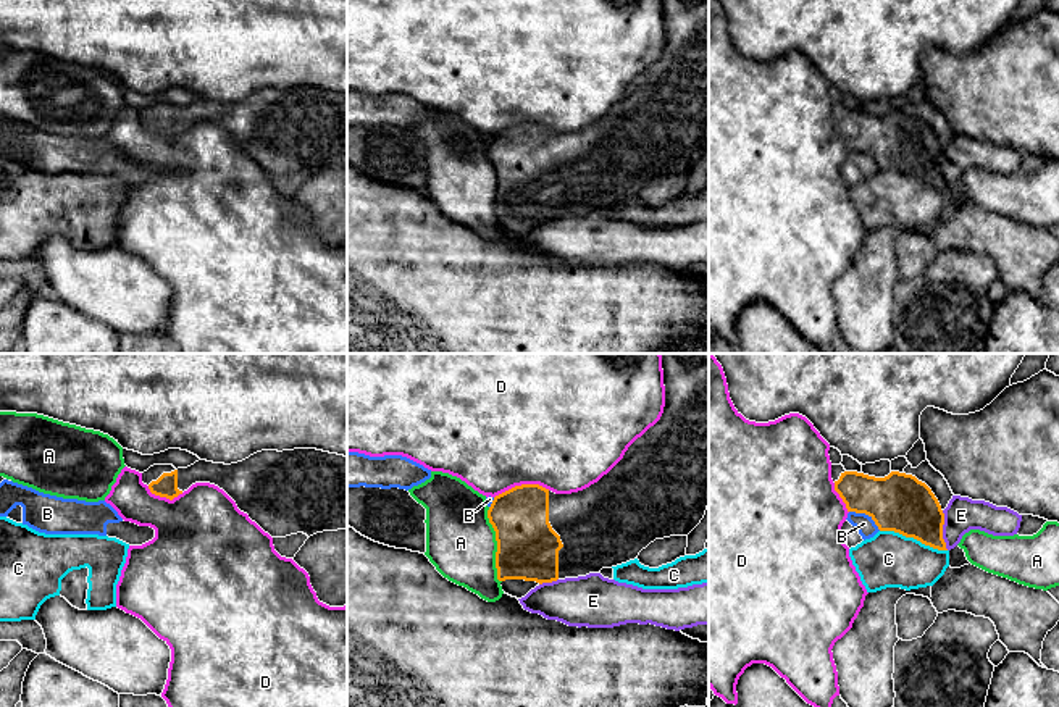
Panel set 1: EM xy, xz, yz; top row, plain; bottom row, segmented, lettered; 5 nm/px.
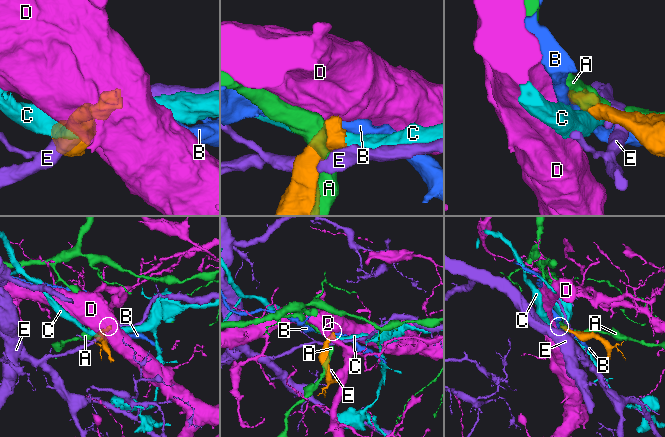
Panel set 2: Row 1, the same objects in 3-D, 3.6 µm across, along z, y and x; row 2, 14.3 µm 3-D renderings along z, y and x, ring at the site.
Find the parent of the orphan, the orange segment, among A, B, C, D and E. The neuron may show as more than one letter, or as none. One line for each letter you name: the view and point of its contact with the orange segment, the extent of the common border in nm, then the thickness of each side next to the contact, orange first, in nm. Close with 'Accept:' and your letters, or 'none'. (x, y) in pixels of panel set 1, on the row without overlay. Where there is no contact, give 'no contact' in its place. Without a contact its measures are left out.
Accept: none

